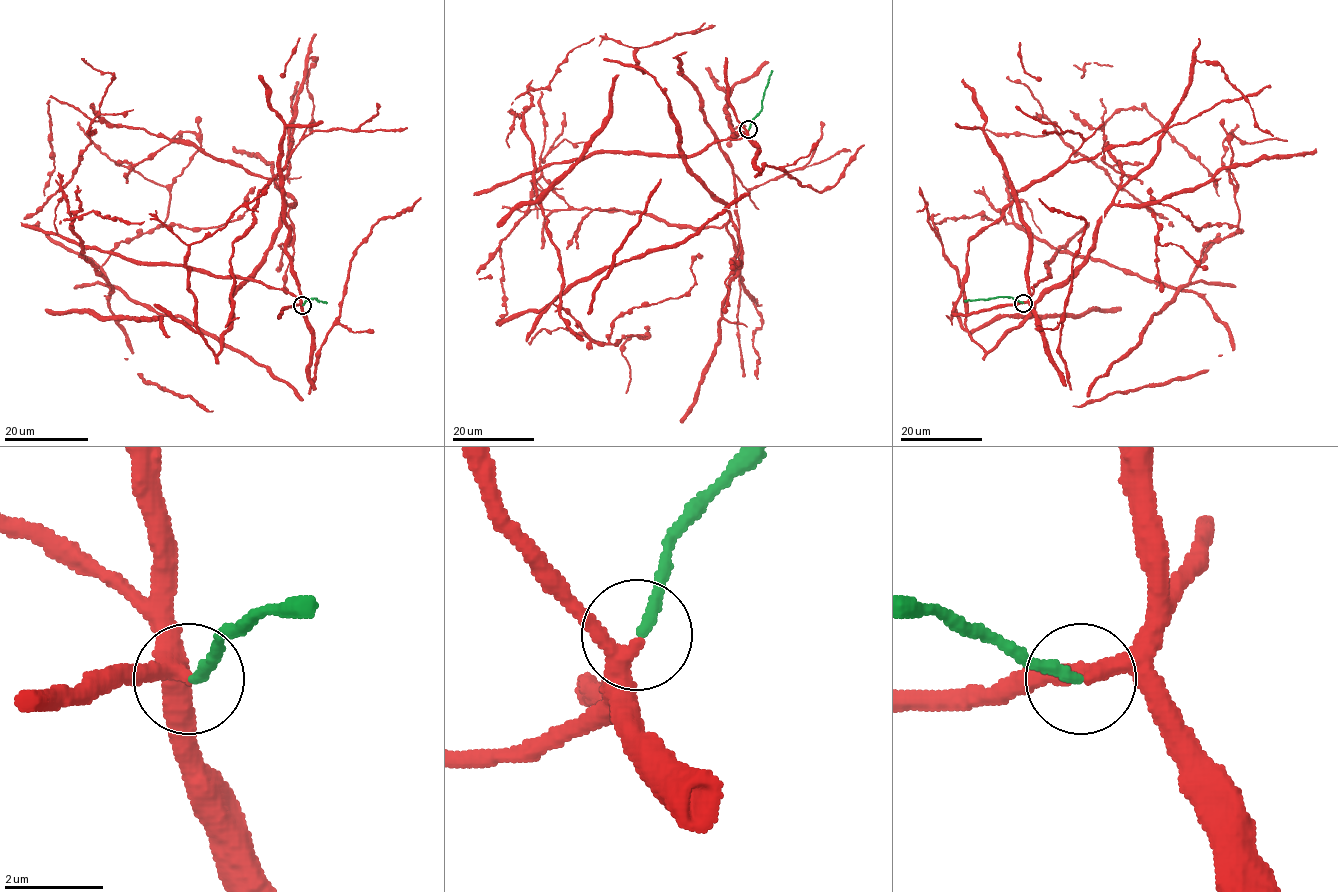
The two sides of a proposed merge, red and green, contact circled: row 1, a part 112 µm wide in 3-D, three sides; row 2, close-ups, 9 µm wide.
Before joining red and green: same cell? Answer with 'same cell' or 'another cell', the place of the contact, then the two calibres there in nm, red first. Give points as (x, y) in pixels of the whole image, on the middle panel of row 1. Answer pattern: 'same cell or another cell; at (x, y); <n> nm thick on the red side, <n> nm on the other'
same cell; at (748, 129); 280 nm thick on the red side, 240 nm on the other

